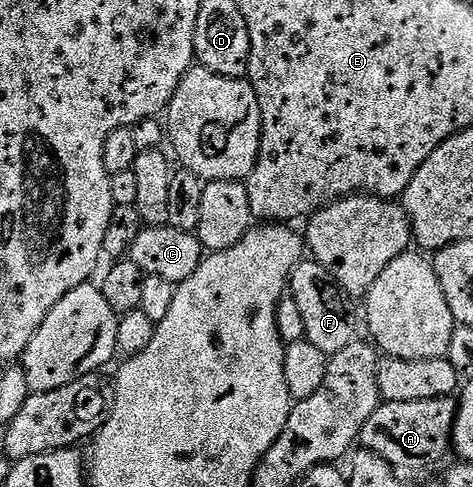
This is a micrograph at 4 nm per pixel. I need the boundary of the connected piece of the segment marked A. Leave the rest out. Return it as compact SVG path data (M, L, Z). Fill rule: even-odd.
M453 397L419 399L415 403L385 401L378 404L371 419L363 423L360 444L368 452L387 459L387 463L398 471L429 469L439 464L445 456L450 456L457 404Z

